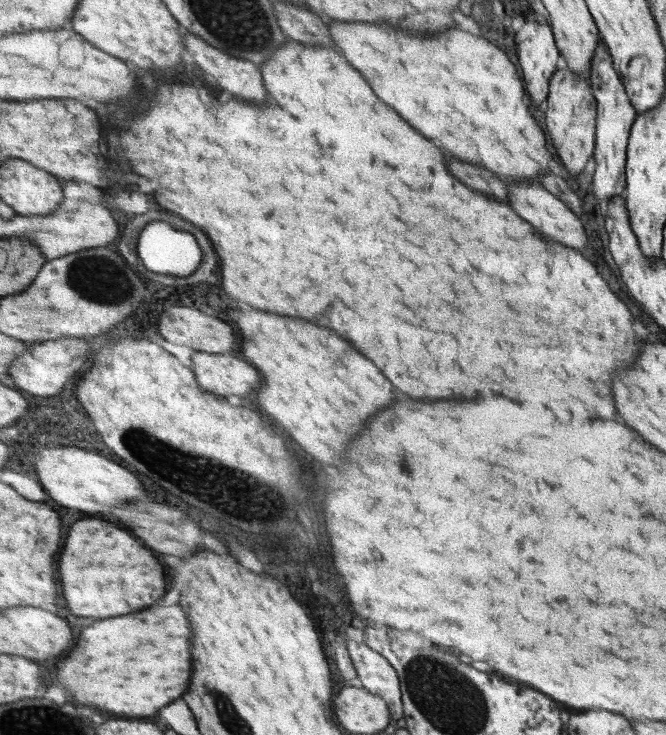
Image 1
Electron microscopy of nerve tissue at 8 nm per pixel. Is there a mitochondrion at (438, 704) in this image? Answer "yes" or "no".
yes

